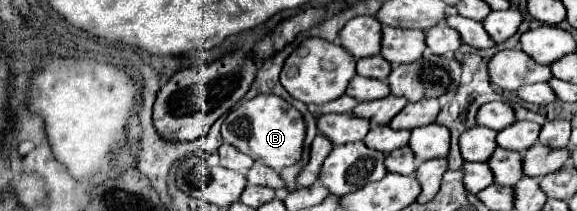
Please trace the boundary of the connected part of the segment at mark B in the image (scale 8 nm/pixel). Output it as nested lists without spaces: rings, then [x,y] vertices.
[[[258,95],[240,103],[226,115],[222,123],[222,139],[252,159],[260,159],[274,171],[282,171],[284,167],[292,167],[302,159],[306,123],[300,111],[278,95]]]

